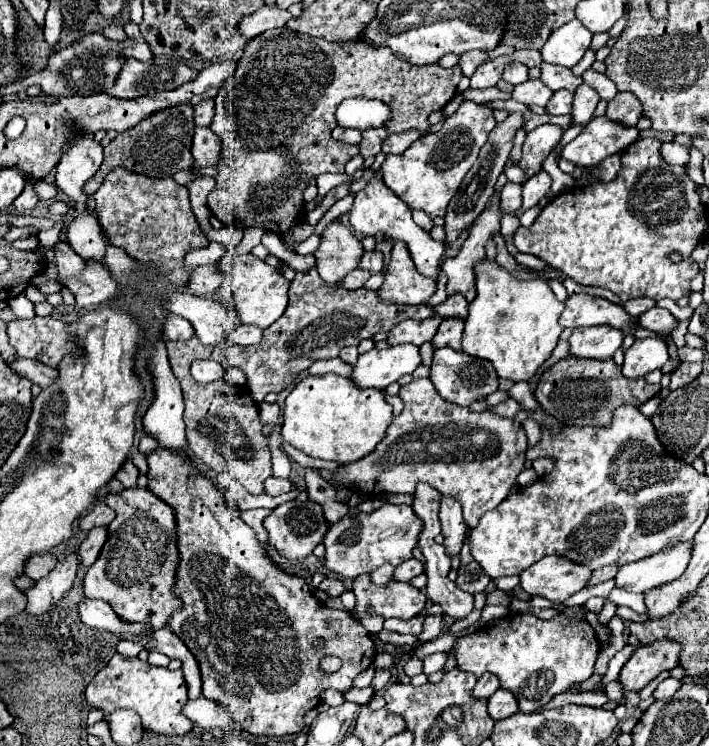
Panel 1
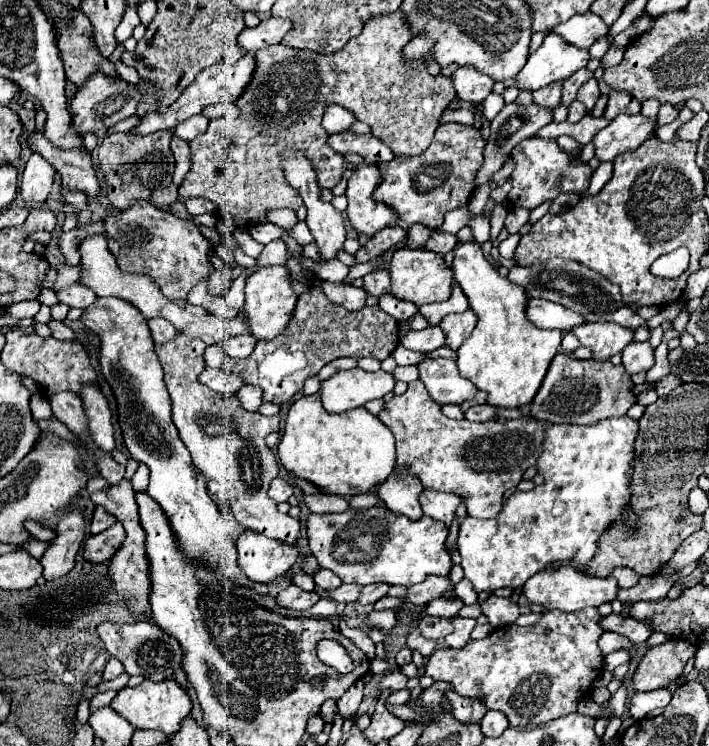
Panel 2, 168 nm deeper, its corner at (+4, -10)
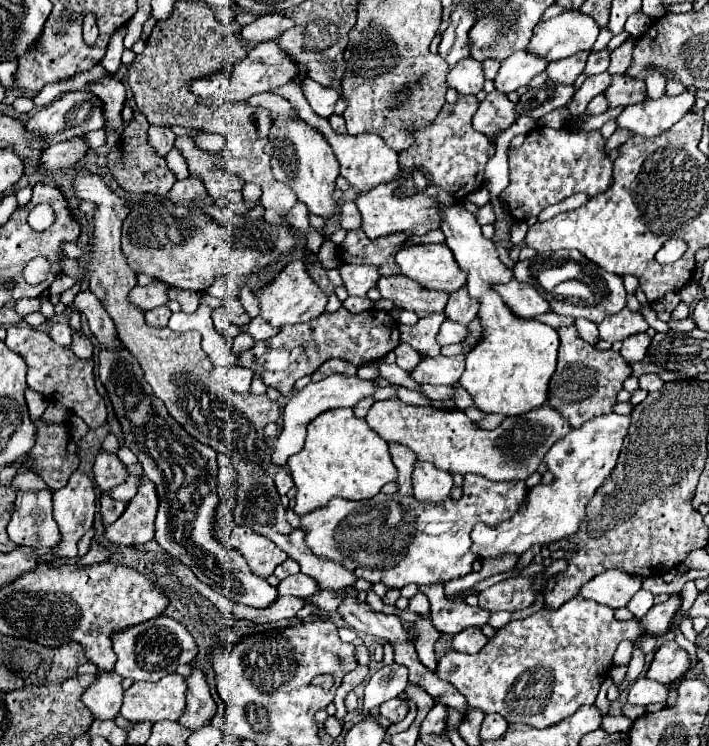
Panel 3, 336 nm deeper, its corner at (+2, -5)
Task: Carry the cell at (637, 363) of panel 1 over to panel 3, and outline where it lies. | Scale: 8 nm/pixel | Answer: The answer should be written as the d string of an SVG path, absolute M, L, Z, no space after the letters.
M636 334L636 336L630 336L622 342L620 354L622 354L622 358L626 358L628 364L634 364L634 362L640 362L644 358L648 346L650 346L650 336L648 334Z

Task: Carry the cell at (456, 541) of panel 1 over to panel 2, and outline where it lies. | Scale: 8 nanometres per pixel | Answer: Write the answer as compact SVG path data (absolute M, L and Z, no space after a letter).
M424 489L420 495L420 503L422 503L422 511L426 517L432 517L444 523L446 527L450 527L454 521L454 513L460 505L460 497L452 493L436 493L436 491Z

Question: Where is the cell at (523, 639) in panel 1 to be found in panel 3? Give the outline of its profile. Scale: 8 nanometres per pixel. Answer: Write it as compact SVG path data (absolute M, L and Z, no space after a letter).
M576 596L558 610L540 610L524 620L508 622L478 654L448 652L440 658L436 674L456 686L458 692L466 696L470 708L480 708L484 714L498 712L508 724L522 722L534 728L548 728L572 716L580 706L592 706L602 682L608 676L616 646L622 640L634 642L642 634L644 630L638 618L618 622L608 606Z

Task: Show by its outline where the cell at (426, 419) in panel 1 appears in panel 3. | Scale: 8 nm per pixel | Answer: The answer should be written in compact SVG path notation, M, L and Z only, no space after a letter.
M398 398L374 402L366 414L366 422L386 442L408 446L418 460L432 462L434 466L448 472L480 474L494 482L526 480L536 472L552 444L562 440L572 430L566 418L546 404L528 414L504 418L504 422L494 430L480 430L462 410L408 406Z

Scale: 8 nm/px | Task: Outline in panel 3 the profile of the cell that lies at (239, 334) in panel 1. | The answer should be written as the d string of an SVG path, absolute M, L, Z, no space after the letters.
M240 332L234 340L232 340L232 348L234 348L234 352L246 352L246 350L250 350L254 346L254 338L250 336L250 334L246 334L246 332Z

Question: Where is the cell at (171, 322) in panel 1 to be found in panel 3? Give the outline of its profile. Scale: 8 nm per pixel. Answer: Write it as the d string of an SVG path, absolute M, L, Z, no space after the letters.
M158 306L158 308L146 312L146 322L154 328L164 328L168 324L170 316L172 316L172 312L168 306Z

